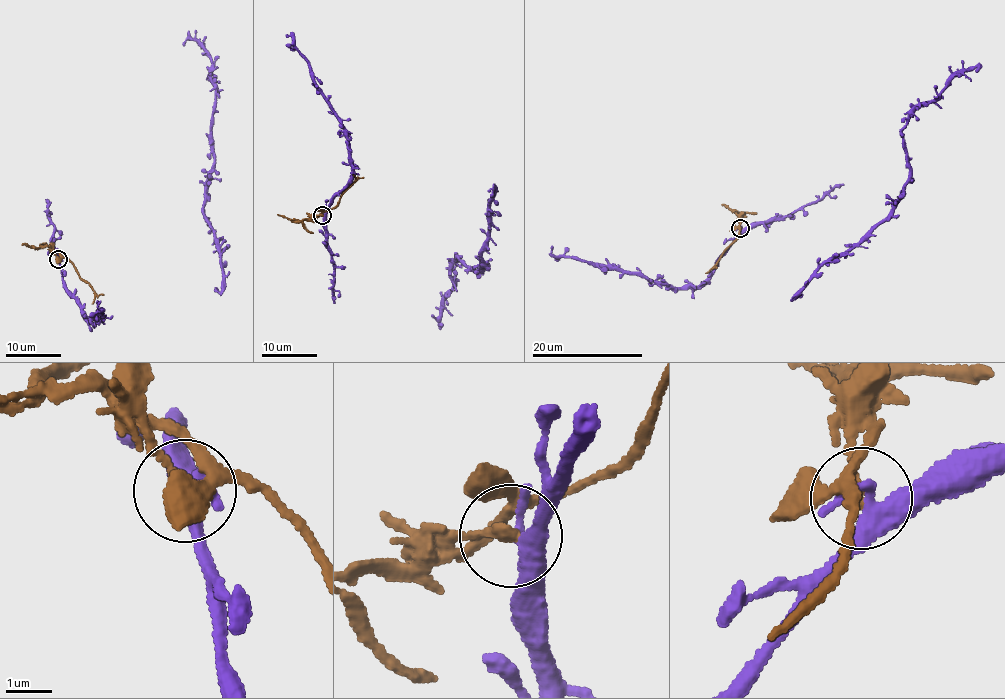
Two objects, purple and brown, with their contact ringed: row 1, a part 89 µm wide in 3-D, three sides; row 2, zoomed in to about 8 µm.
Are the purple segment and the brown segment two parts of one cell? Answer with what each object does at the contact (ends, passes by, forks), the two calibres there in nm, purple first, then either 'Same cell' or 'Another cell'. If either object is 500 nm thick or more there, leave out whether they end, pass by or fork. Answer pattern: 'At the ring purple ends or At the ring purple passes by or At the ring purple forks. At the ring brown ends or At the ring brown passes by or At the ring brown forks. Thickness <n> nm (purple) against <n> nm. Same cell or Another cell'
At the ring purple forks. At the ring brown ends. Thickness 320 nm (purple) against 260 nm. Another cell

